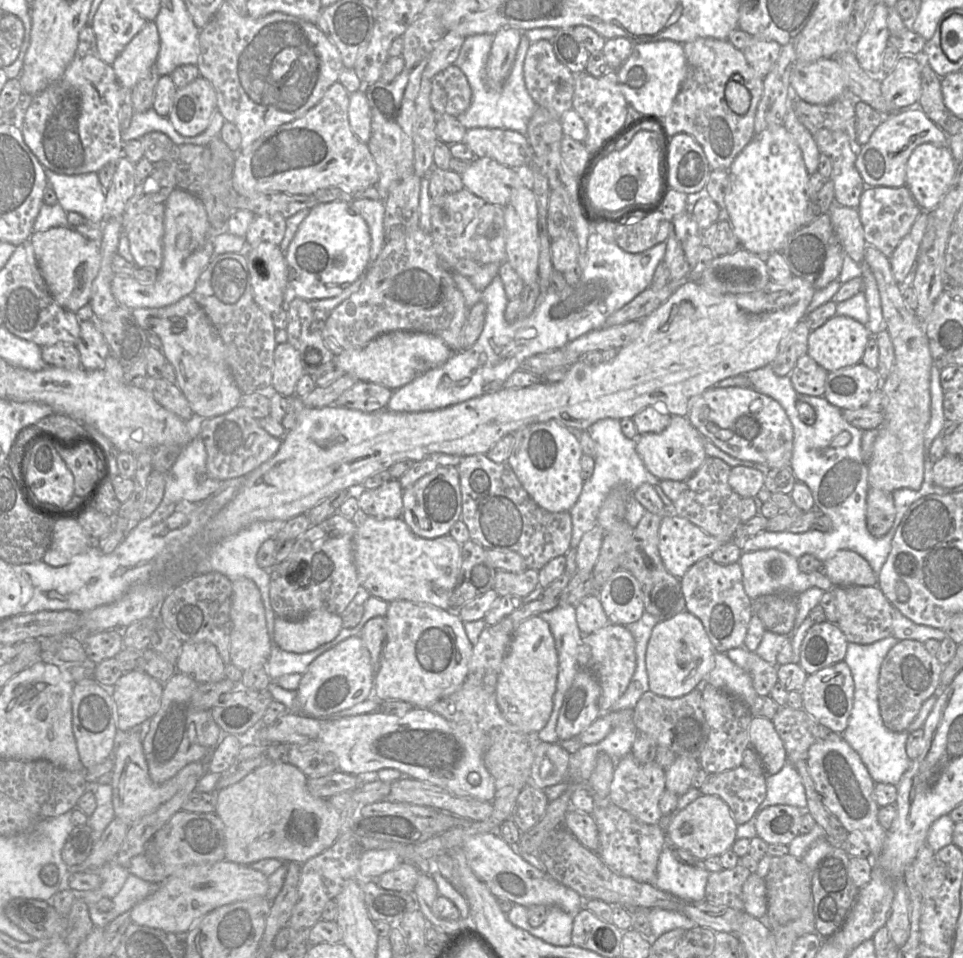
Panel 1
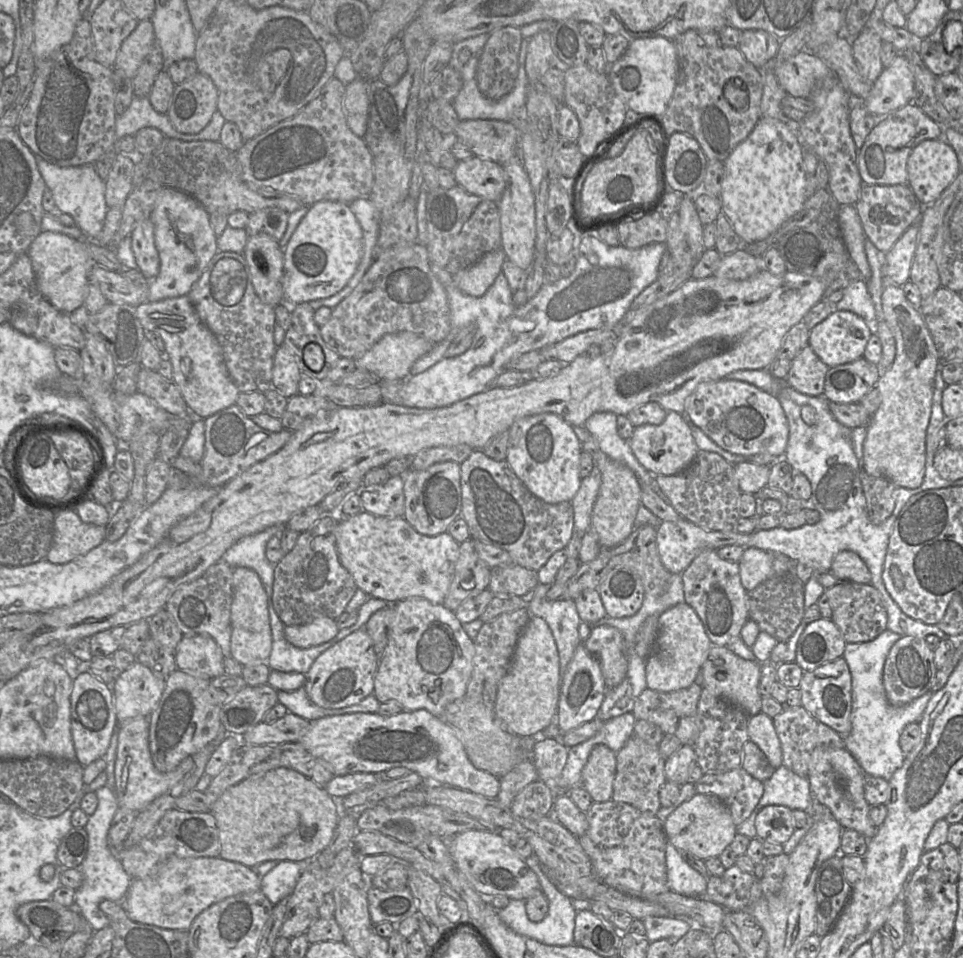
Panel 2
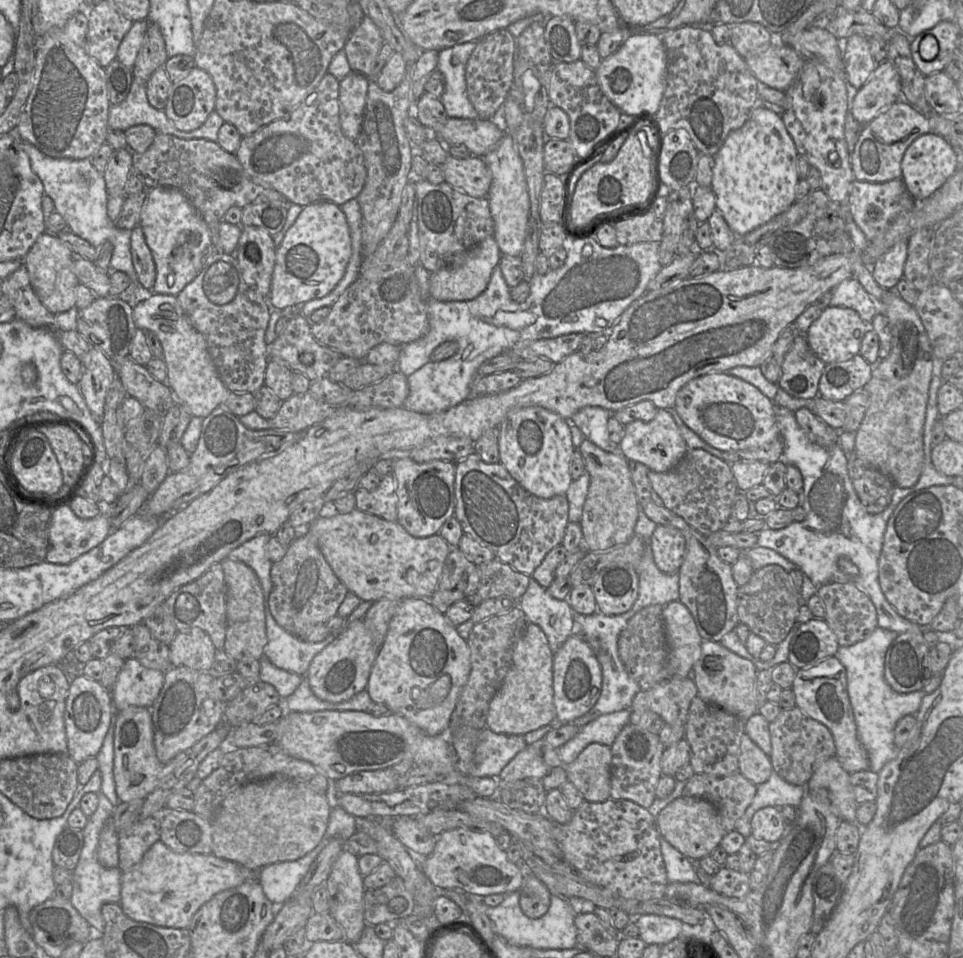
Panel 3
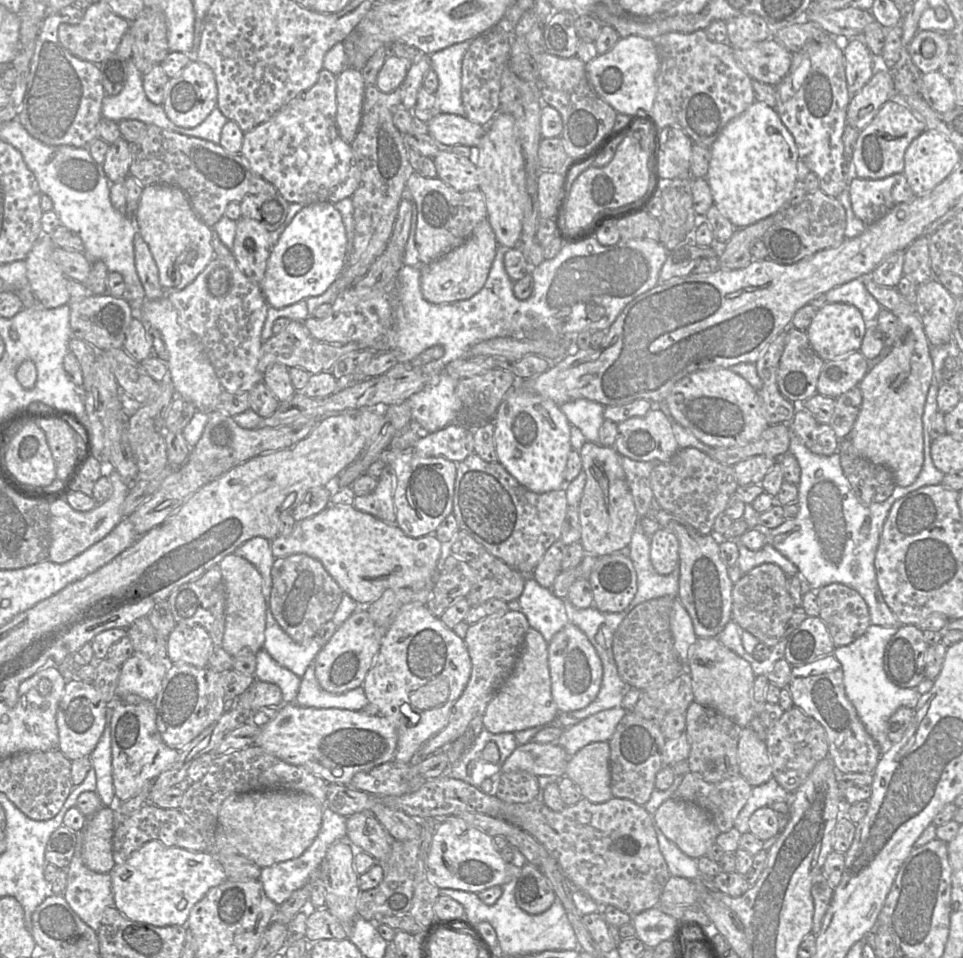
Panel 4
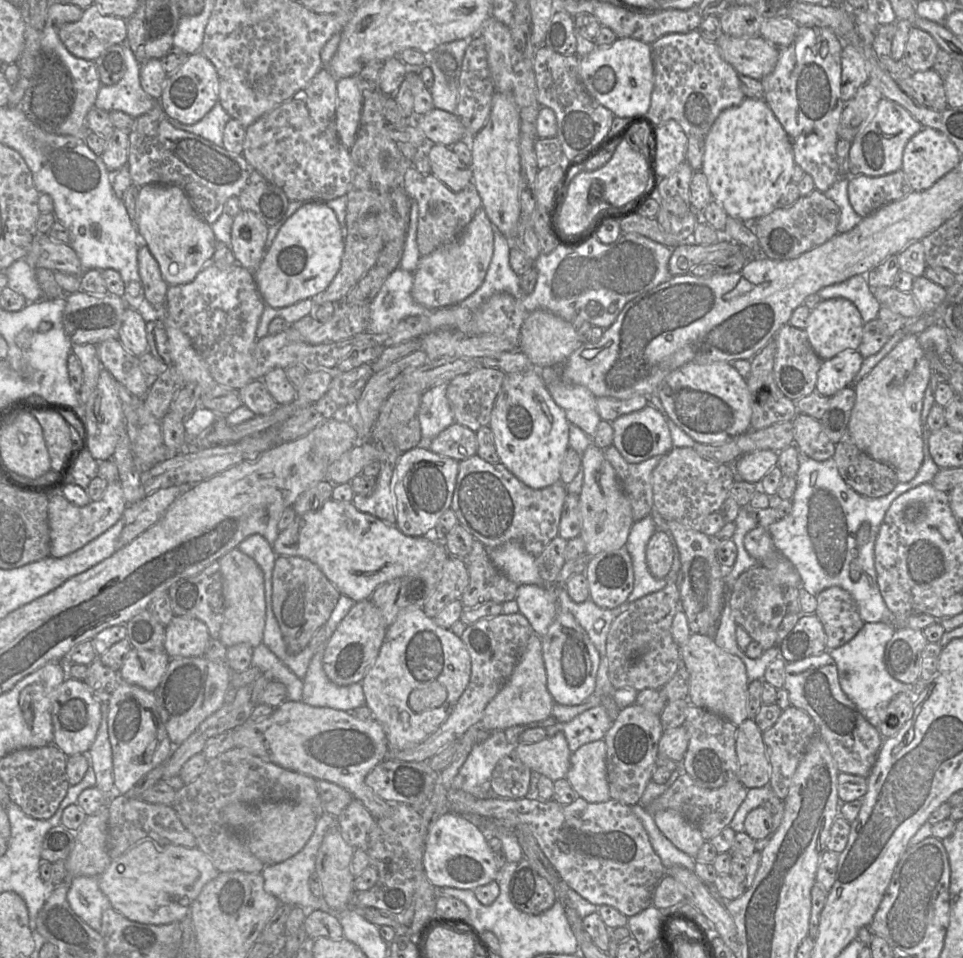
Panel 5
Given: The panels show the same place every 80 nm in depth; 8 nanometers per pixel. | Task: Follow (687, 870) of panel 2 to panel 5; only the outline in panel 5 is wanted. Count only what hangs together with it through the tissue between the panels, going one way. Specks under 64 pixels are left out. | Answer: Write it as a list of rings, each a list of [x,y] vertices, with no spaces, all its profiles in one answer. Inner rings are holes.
[[[640,804],[630,806],[635,816],[646,830],[650,843],[660,857],[663,866],[669,869],[673,866],[682,866],[694,871],[695,859],[676,848],[657,827],[653,815]]]

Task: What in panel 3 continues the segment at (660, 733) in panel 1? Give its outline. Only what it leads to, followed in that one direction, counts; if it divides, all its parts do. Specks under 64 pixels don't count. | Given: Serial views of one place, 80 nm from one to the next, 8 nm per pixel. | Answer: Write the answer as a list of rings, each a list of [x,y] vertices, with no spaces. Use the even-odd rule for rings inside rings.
[[[689,677],[670,678],[639,691],[632,701],[631,710],[652,711],[665,723],[685,725],[690,704],[697,694],[697,686]]]

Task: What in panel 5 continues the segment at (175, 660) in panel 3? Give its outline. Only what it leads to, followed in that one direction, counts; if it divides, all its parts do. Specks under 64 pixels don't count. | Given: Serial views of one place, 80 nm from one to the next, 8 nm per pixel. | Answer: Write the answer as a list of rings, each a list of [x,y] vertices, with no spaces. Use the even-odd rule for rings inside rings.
[[[174,615],[165,627],[164,651],[170,658],[201,657],[209,640],[208,628],[203,622]]]

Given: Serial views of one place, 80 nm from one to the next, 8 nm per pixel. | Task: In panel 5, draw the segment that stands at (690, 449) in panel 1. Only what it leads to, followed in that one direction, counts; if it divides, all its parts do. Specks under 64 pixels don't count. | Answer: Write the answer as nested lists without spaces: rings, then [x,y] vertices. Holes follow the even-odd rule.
[[[651,405],[611,422],[613,446],[629,463],[640,463],[668,453],[672,439],[663,416]]]

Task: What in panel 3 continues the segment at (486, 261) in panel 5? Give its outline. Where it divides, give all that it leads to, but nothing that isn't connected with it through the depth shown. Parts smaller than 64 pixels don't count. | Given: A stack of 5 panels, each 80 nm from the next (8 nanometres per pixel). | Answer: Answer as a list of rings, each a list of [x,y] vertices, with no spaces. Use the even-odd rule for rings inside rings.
[[[488,236],[473,248],[456,255],[446,266],[432,272],[429,278],[430,296],[438,301],[468,301],[487,288],[494,268],[499,265],[502,253],[493,236]]]

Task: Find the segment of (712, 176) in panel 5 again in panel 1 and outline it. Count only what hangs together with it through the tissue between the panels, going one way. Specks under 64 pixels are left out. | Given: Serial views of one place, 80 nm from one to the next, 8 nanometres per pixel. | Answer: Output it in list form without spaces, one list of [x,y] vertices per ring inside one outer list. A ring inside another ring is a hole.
[[[784,125],[771,126],[756,134],[728,171],[729,192],[722,210],[739,239],[740,247],[767,256],[780,251],[793,232],[808,224],[810,174],[799,145]]]

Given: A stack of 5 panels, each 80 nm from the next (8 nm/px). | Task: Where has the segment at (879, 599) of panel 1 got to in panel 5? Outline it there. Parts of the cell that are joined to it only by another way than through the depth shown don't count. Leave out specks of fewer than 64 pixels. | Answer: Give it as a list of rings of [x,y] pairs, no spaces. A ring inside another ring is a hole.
[[[833,586],[821,591],[816,598],[815,614],[827,635],[827,650],[838,648],[853,639],[864,622],[851,594],[841,587]]]

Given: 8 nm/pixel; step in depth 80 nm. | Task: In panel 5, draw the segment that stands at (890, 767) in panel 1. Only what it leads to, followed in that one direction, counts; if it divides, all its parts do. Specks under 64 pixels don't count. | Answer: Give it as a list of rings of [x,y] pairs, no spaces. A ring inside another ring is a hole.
[[[888,622],[864,623],[853,639],[838,648],[828,650],[837,666],[842,691],[856,705],[865,719],[877,729],[881,713],[892,698],[900,693],[908,695],[912,692],[912,685],[903,684],[892,678],[885,665],[886,644],[895,631],[896,627]]]

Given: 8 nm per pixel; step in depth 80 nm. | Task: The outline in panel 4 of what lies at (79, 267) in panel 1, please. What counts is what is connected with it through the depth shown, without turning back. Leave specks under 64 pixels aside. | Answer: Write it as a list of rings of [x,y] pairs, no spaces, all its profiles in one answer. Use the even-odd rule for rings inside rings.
[[[42,235],[25,259],[28,287],[38,304],[47,309],[69,304],[68,278],[52,260],[56,246],[50,235]]]

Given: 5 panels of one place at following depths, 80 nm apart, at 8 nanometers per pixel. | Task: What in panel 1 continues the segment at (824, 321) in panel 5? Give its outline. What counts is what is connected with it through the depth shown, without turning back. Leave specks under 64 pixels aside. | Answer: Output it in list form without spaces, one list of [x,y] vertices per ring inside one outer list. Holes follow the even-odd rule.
[[[835,315],[811,331],[807,354],[827,372],[832,372],[861,362],[870,337],[860,322]]]

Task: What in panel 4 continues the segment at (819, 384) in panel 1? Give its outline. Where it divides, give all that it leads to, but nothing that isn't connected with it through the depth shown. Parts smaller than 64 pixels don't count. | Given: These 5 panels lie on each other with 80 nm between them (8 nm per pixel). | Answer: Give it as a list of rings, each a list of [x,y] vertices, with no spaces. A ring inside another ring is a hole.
[[[786,329],[777,385],[780,393],[792,403],[803,403],[816,392],[818,378],[825,363],[811,348],[806,331]]]

